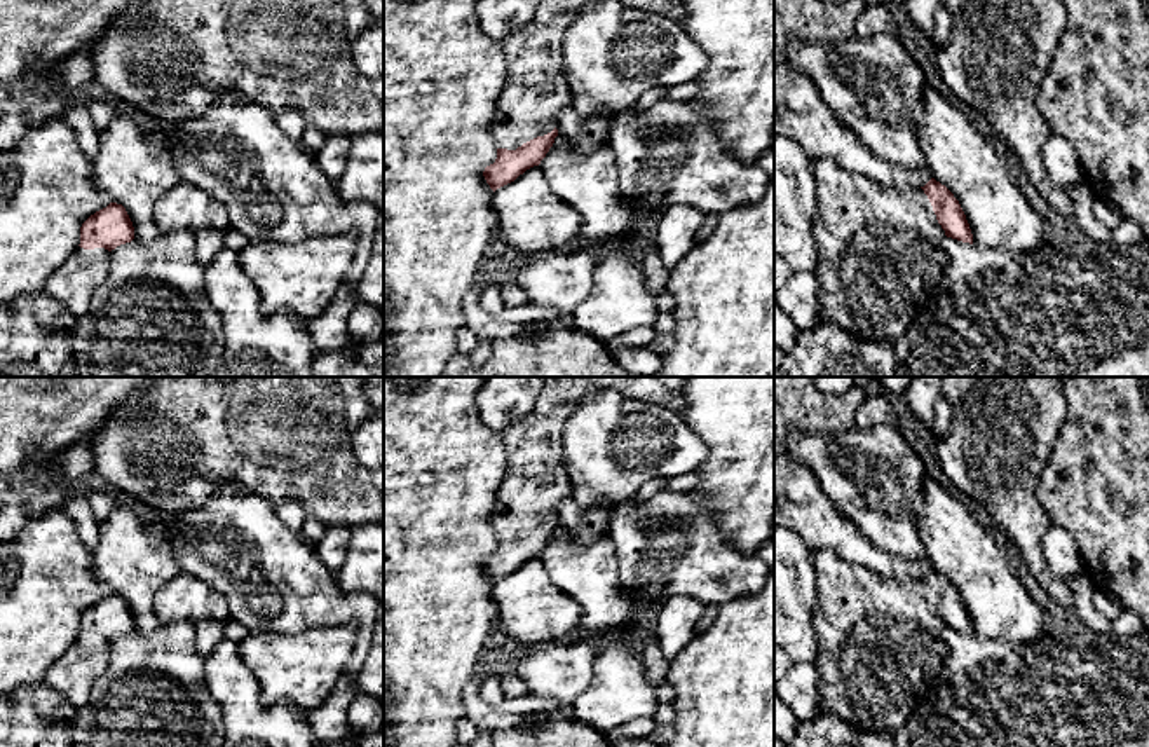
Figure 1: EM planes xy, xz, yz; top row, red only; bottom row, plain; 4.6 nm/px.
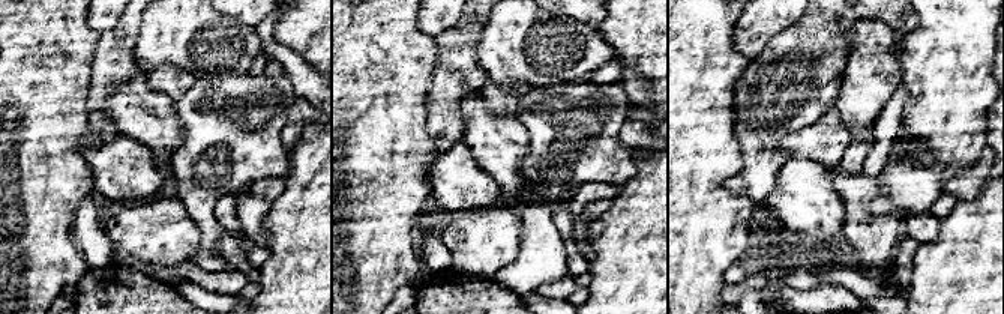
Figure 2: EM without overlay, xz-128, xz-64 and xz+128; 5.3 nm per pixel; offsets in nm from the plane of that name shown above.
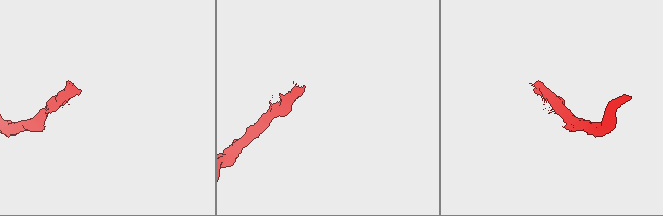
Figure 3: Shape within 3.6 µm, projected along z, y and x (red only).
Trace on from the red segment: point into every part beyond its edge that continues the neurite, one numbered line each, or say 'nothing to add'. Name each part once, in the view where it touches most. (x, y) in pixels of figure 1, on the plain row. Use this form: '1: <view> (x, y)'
1: xz (536, 482)

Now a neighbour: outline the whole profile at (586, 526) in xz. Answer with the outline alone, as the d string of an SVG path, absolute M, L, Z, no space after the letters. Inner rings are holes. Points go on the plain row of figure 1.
M574 497L560 504L556 520L574 541L582 545L596 543L608 531L608 510L582 508Z

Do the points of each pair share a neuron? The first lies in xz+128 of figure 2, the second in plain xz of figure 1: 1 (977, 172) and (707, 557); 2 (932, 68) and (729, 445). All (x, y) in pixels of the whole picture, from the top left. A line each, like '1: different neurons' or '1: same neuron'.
1: same neuron
2: same neuron

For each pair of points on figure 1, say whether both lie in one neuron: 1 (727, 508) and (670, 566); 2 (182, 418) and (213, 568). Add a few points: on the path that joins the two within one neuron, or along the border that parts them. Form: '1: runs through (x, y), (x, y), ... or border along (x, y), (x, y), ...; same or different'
1: border along (693, 489), (707, 498), (708, 513), (726, 543); different
2: border along (234, 484), (220, 480), (201, 507), (173, 517); different

